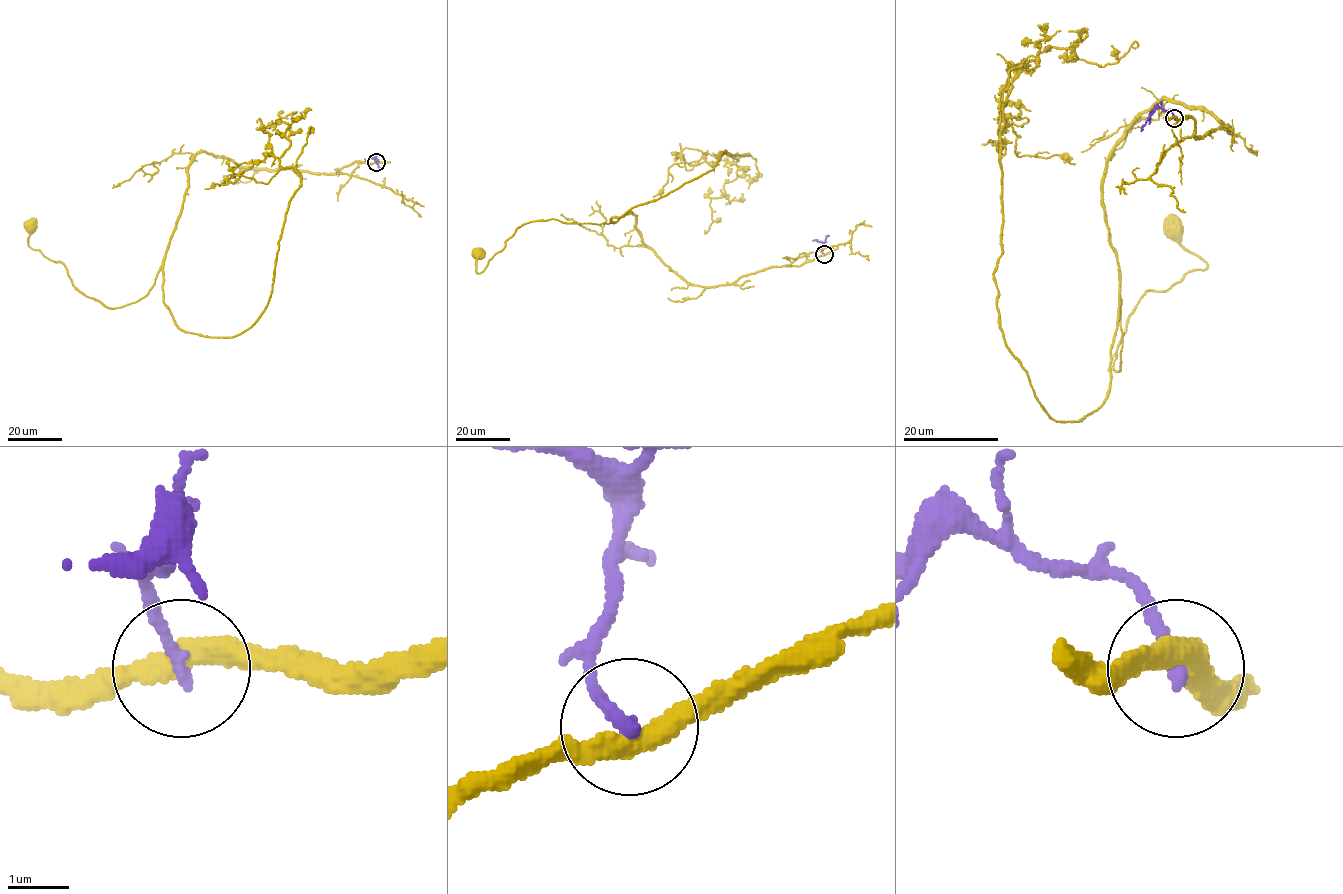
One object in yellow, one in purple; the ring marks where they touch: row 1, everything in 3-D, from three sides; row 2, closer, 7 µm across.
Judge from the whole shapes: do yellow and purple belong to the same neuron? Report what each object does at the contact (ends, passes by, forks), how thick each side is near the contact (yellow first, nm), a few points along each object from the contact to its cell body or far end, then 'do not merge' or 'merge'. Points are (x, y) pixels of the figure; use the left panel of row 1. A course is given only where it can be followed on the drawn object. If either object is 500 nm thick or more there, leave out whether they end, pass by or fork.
yellow passes by | purple ends | 360/220 nm | yellow via (376, 162), (308, 172), (199, 152), (154, 285), (115, 308), (31, 248), (31, 225) | purple via (376, 162), (376, 156), (380, 170) | do not merge

